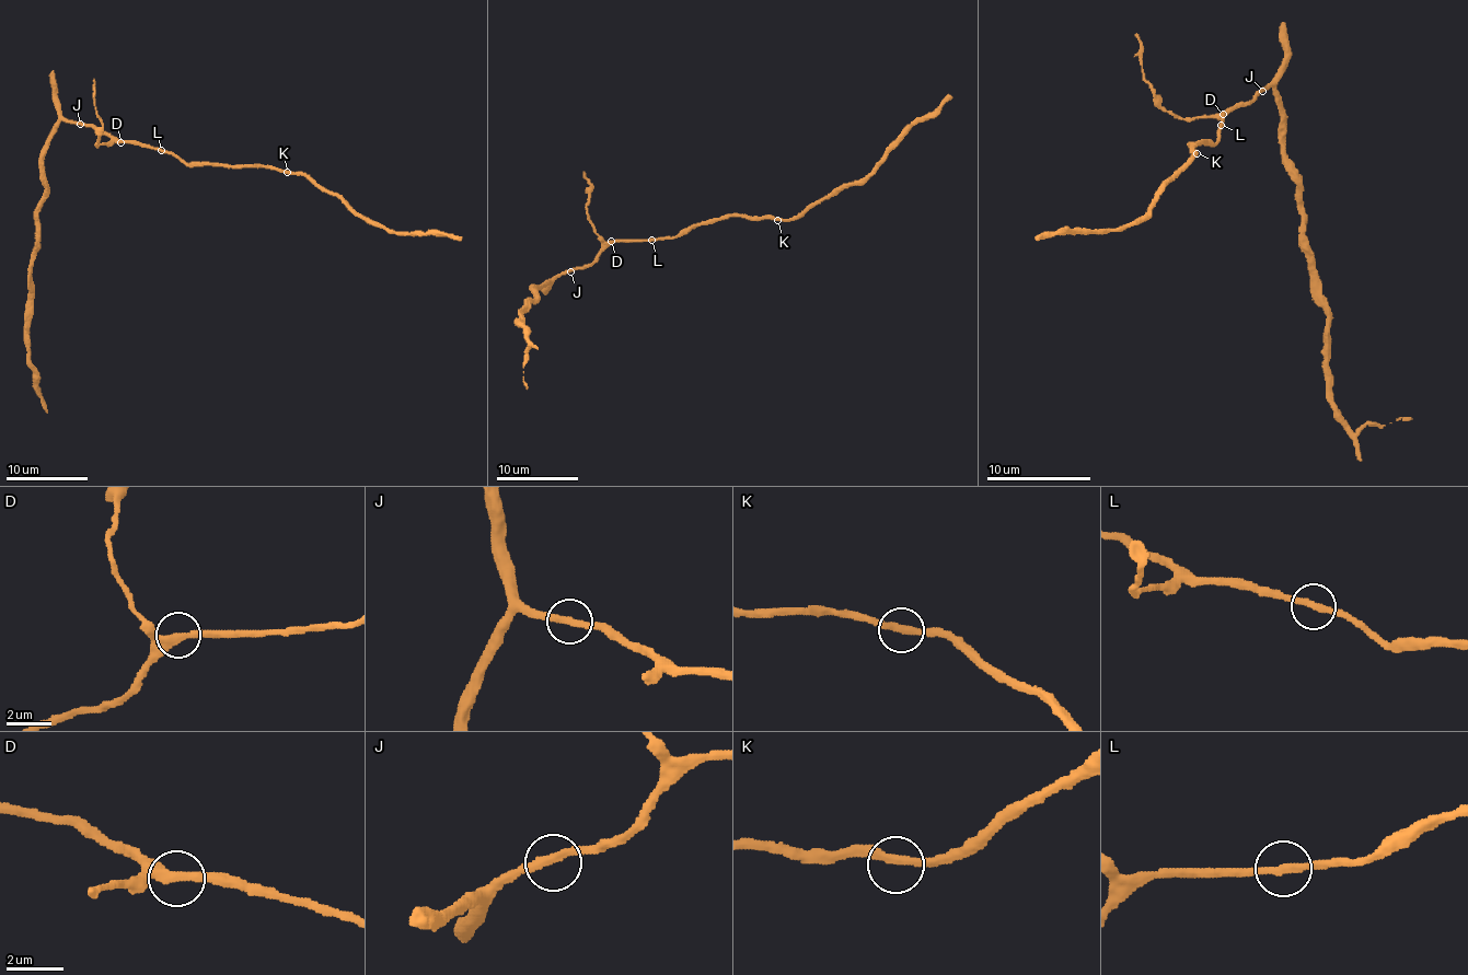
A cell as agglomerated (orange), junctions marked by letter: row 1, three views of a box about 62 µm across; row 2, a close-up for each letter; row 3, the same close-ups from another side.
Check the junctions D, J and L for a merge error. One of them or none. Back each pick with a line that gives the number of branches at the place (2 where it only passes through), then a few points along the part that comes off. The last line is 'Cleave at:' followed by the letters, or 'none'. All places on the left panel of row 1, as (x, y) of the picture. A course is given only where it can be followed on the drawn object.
Cleave at: none

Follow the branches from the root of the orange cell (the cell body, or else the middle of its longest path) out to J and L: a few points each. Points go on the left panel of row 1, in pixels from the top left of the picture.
J: (118, 140), (80, 124)
L: (118, 140), (141, 142), (161, 150)

